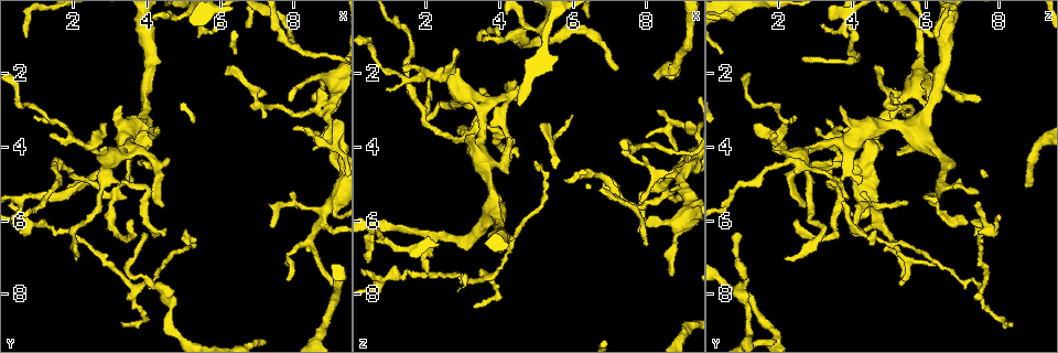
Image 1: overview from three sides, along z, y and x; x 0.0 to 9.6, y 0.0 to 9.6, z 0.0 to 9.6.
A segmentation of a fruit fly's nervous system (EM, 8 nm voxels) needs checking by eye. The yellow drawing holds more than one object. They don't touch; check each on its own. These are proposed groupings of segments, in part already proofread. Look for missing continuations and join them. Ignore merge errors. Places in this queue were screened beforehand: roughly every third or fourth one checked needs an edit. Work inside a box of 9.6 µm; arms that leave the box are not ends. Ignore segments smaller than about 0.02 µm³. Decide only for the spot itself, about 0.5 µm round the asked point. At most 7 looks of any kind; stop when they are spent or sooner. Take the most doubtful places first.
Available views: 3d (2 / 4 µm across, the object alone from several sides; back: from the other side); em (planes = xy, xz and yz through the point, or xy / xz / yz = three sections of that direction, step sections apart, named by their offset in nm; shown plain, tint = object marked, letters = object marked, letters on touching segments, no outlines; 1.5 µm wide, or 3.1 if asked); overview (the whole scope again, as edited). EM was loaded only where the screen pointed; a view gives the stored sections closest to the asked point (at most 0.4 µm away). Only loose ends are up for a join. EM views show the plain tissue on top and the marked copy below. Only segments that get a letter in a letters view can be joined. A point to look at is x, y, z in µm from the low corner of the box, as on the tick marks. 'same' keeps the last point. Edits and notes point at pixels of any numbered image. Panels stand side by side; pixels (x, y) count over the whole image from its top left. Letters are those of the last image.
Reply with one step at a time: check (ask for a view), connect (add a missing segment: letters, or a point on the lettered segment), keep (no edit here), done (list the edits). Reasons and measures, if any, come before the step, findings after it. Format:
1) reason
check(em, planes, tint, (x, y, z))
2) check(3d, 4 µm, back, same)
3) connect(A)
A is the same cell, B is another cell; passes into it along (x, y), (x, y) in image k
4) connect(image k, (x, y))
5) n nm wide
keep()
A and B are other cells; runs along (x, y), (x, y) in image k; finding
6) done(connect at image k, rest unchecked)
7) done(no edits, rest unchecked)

thin end
check(em, yz, step 8, tint, (4.05, 6.40, 1.00))

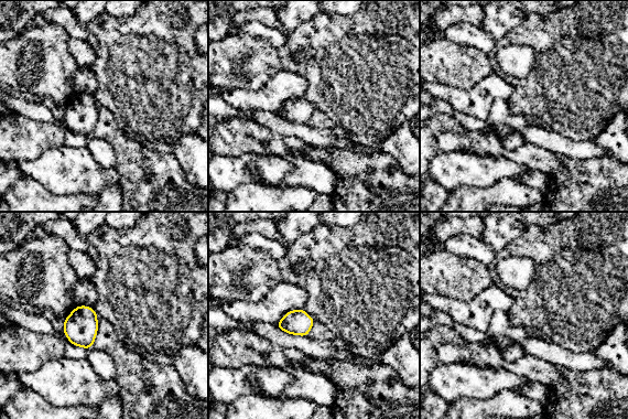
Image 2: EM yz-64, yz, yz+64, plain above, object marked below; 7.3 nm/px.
cut it another way
check(em, planes, letters, same)

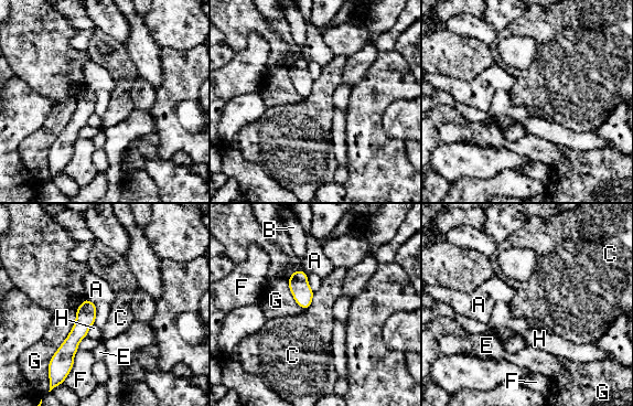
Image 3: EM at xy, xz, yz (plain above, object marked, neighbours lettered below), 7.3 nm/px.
keep()
A, B, C, E, F, G and H are other cells; runs along (86, 302), (70, 359) in image 3; no lettered segment goes on from it

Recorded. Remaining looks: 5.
tapers out
check(em, xz, step 4, tint, (6.10, 2.00, 4.85))

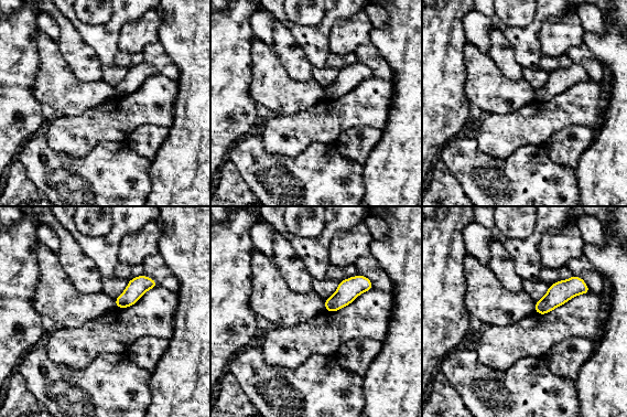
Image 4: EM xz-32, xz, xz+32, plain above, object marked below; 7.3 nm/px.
cut it another way
check(em, planes, letters, same)

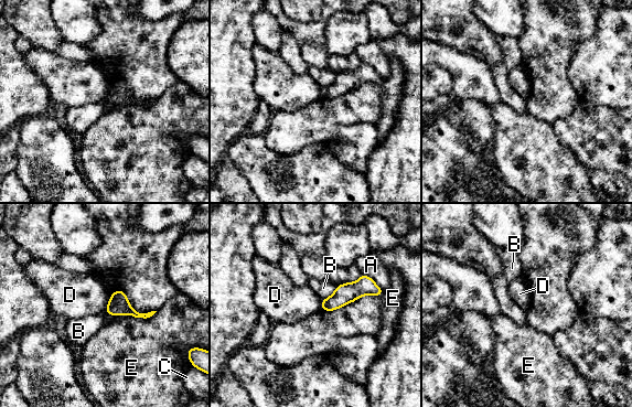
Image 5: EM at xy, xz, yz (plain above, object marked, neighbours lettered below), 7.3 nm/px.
keep()
A, B, C, D and E are other cells; runs along (378, 291), (353, 290), (323, 306) in image 5; no lettered segment goes on from it

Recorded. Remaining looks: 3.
tapers out
check(em, xy, step 8, letters, (8.35, 3.55, 3.00))

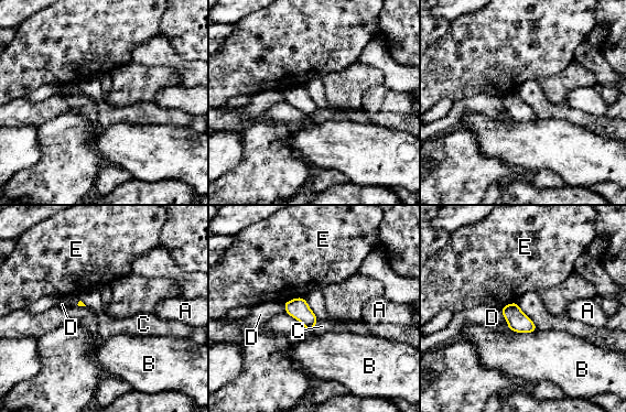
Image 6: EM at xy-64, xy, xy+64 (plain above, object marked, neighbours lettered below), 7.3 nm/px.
check(em, planes, letters, same)

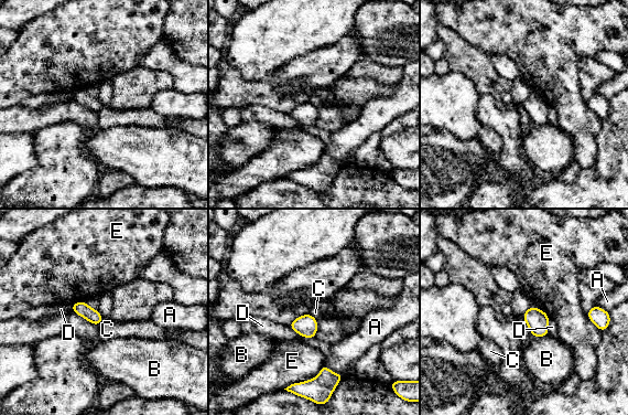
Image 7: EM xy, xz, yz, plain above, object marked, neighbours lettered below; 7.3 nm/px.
E touches over 340 nm
keep()
A, B, C, D and E are other cells; border along (289, 326), (300, 334), (313, 338) in image 7; none of them fits

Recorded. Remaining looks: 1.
done(no edits, rest unchecked)

